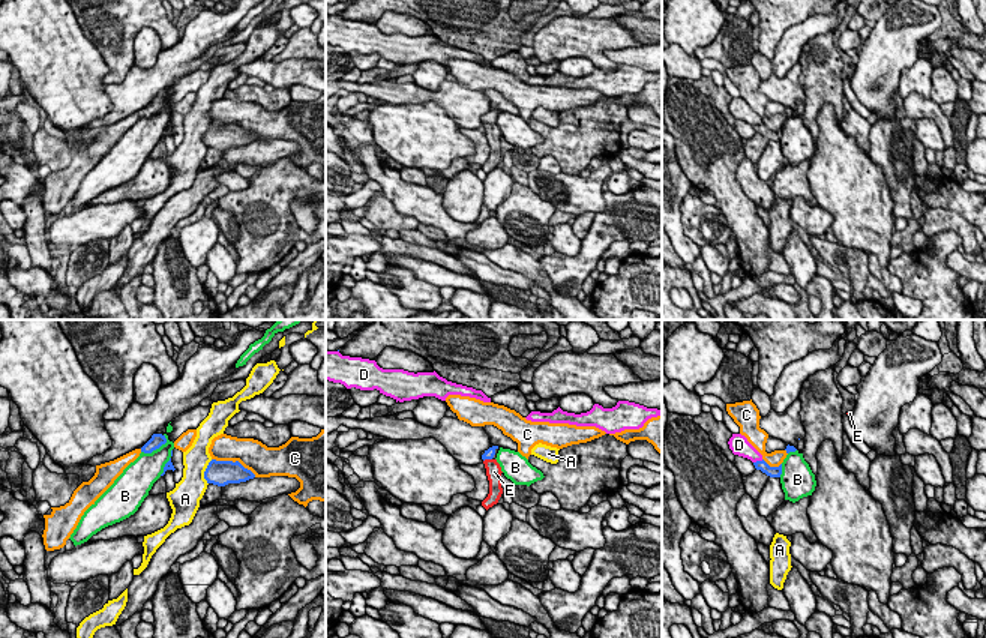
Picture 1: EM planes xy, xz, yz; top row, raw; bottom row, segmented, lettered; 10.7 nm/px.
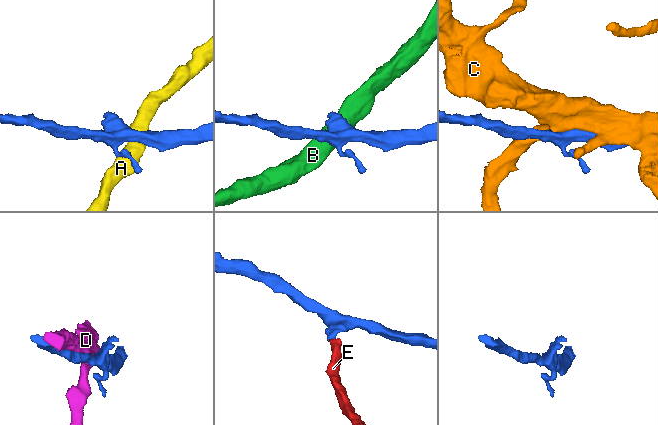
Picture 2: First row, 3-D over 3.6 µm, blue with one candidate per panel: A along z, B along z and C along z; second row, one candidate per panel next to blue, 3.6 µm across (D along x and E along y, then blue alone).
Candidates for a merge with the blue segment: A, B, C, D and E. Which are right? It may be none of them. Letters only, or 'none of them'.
E

